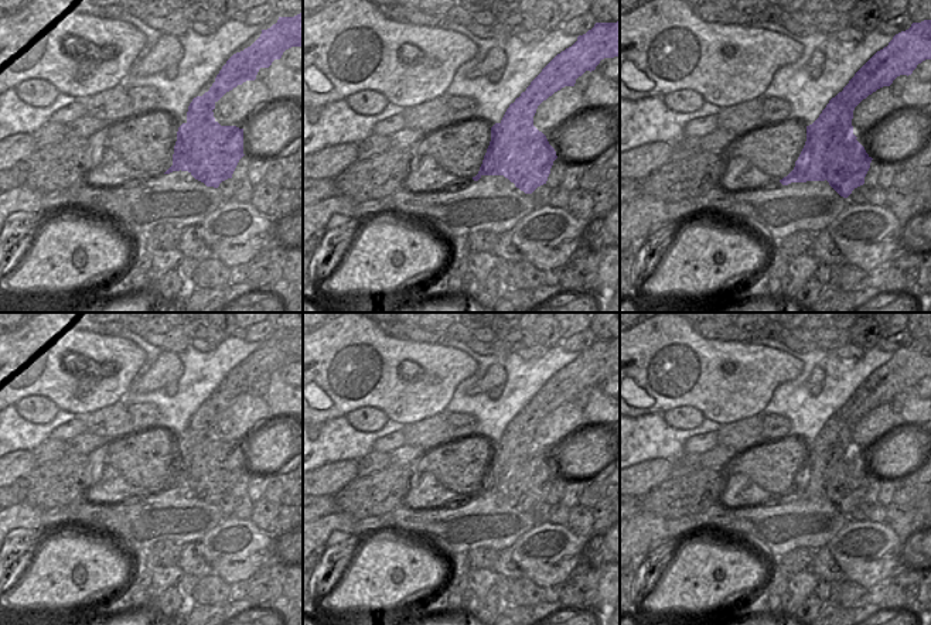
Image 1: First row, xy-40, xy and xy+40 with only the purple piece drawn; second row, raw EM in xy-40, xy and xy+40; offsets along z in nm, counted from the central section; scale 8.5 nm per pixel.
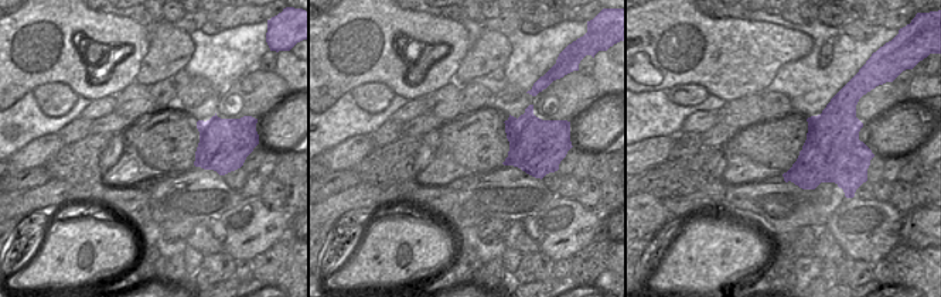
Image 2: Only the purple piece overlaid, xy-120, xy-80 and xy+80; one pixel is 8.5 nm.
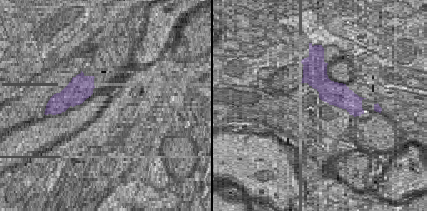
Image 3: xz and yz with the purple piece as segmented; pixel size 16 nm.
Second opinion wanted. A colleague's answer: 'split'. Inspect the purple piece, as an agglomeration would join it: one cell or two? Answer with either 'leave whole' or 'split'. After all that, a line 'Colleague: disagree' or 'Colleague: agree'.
split
Colleague: agree

